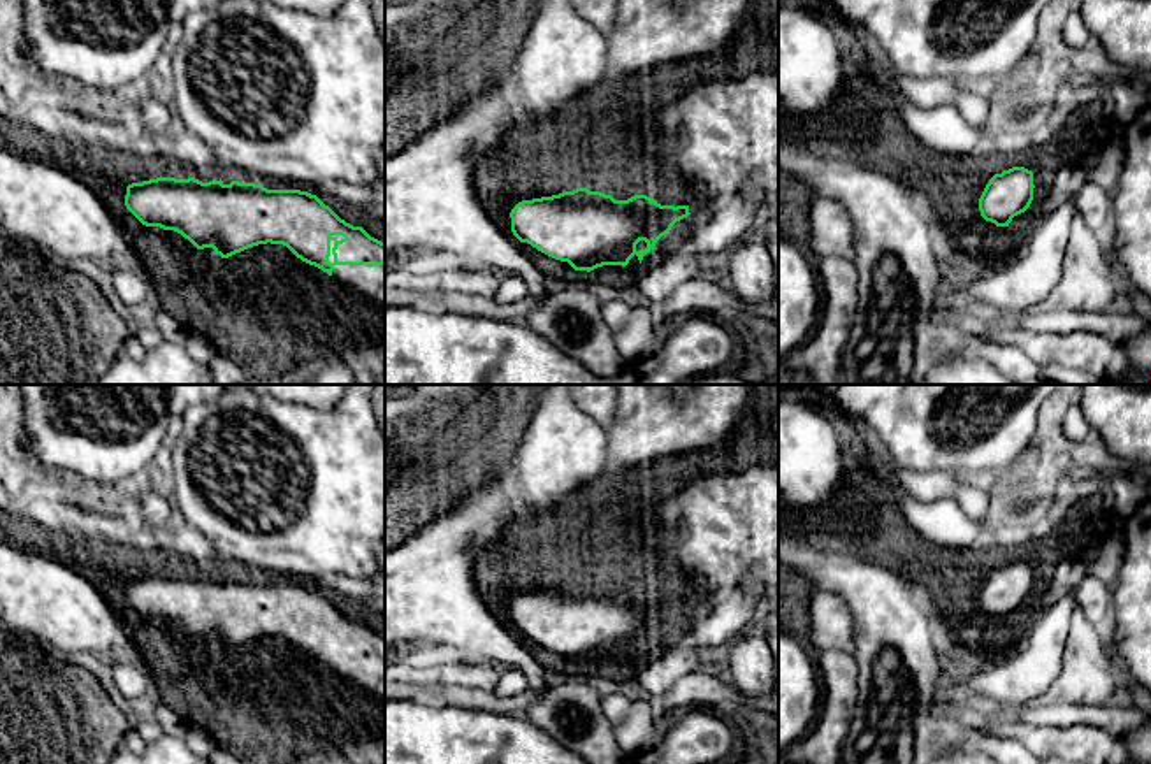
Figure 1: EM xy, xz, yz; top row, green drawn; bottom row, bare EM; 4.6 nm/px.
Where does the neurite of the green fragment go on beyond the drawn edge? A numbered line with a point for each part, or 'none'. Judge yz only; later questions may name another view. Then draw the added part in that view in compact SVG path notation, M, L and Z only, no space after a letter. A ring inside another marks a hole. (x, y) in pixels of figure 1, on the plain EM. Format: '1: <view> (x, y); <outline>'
none

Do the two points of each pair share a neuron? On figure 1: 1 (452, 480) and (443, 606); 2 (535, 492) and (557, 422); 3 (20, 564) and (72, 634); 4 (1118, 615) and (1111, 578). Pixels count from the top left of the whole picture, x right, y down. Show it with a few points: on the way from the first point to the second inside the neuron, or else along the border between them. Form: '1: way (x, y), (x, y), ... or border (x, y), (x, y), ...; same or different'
1: border (485, 483), (471, 489), (417, 531); different
2: way (545, 475), (557, 457), (557, 439); same
3: way (28, 582), (64, 617); same
4: border (1118, 587), (1113, 592); different

